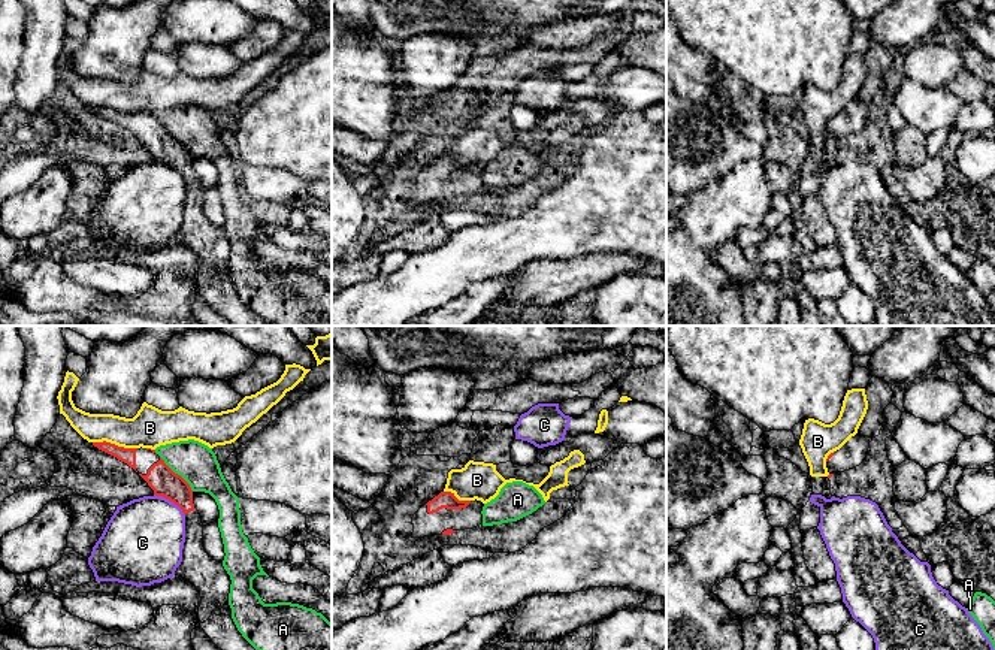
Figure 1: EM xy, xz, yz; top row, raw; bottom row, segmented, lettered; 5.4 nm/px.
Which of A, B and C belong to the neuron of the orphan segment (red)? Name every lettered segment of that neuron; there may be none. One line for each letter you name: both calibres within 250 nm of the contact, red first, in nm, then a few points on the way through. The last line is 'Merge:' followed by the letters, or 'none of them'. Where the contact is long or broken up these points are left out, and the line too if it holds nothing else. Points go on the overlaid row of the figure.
Merge: none of them

